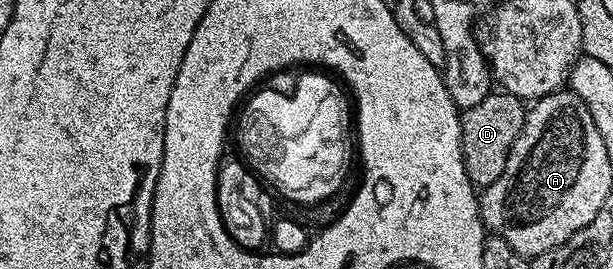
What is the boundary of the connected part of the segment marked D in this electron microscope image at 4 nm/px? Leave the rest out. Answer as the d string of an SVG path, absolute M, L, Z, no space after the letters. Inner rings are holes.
M494 90L484 98L484 102L476 102L476 106L461 113L464 170L479 189L487 188L504 174L504 166L508 166L510 151L522 132L527 111L527 105L519 96L505 90Z

